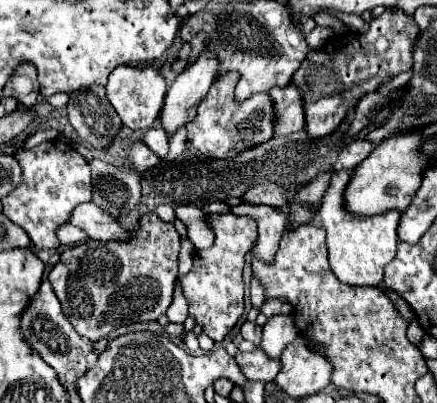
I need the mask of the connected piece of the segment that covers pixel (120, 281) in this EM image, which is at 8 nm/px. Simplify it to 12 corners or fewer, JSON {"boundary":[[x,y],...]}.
{"boundary":[[156,214],[132,242],[86,240],[48,280],[90,340],[172,304],[180,234]]}

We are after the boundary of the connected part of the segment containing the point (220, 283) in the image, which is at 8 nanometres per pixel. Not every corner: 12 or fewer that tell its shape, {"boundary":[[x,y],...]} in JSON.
{"boundary":[[212,214],[214,246],[182,278],[190,314],[222,342],[244,312],[252,218]]}

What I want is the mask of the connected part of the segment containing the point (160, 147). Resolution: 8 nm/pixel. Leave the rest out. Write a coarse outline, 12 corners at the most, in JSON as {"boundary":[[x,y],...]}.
{"boundary":[[150,128],[142,140],[160,158],[168,156],[168,134]]}

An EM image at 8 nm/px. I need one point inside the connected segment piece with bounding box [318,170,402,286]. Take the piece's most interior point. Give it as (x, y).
(360, 246)

